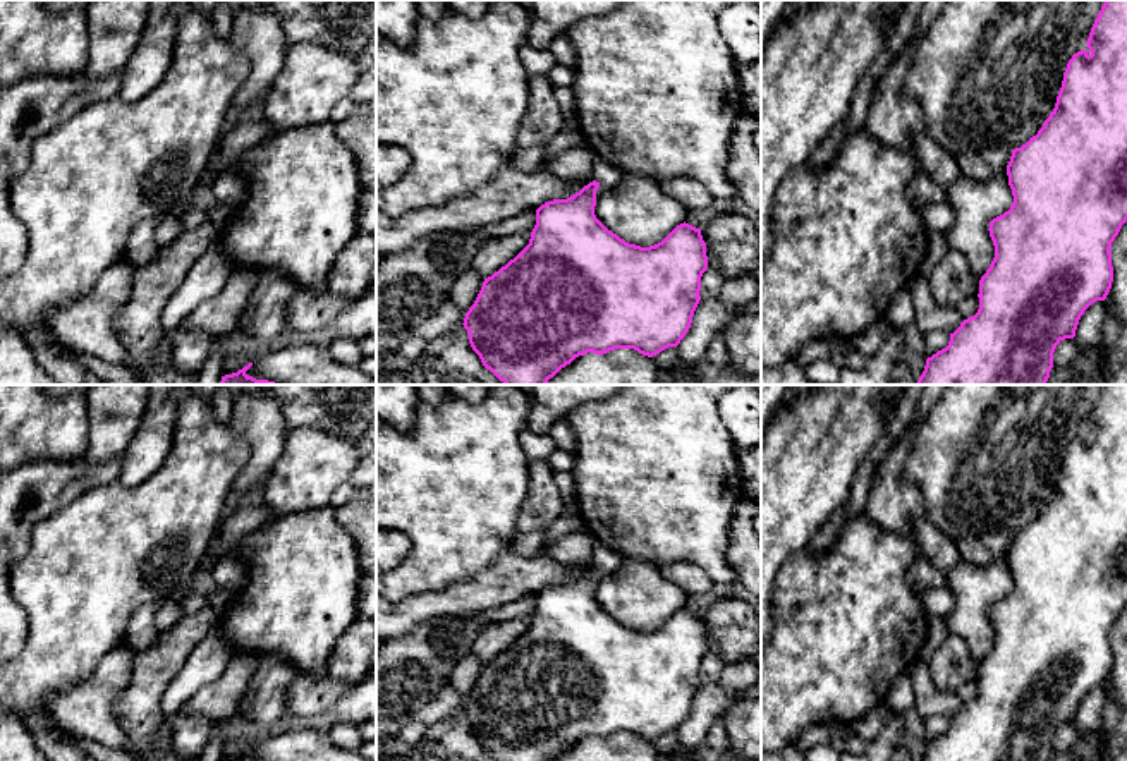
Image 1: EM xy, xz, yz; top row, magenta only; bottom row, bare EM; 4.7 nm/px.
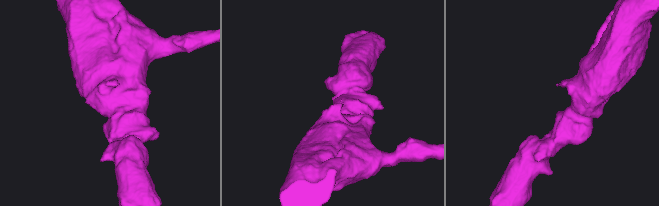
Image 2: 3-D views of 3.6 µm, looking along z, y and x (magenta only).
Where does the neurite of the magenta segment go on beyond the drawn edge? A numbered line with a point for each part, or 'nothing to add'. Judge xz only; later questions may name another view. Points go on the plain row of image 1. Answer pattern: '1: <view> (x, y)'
1: xz (609, 560)

